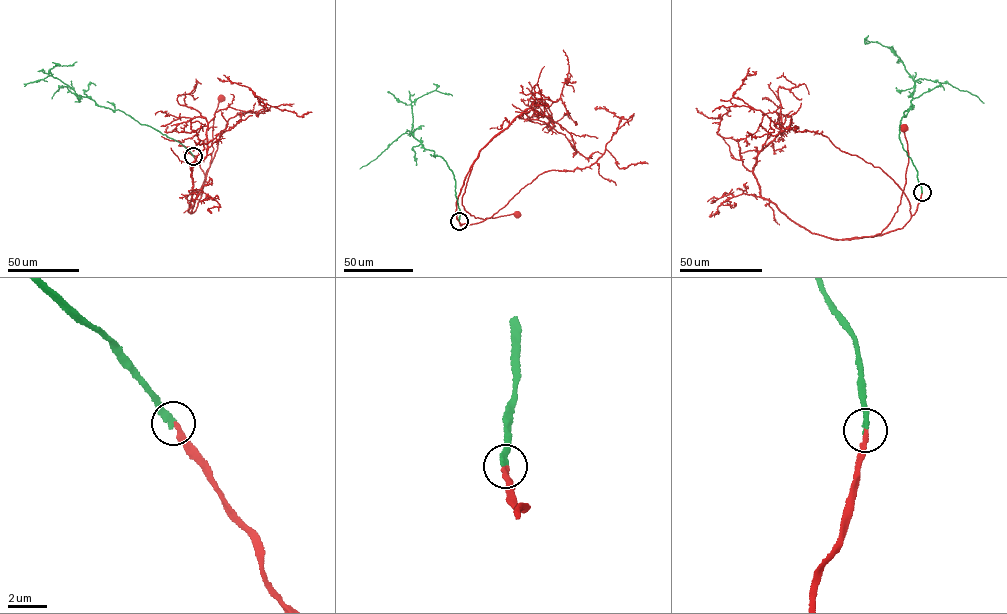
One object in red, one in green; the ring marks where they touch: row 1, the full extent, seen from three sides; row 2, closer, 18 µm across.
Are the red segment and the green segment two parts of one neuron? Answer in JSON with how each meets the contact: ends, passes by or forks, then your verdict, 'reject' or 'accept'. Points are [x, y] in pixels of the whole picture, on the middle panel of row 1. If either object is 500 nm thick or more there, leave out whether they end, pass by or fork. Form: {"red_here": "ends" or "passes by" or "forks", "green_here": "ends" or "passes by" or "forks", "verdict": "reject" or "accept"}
{"red_here": "ends", "green_here": "ends", "verdict": "accept"}

